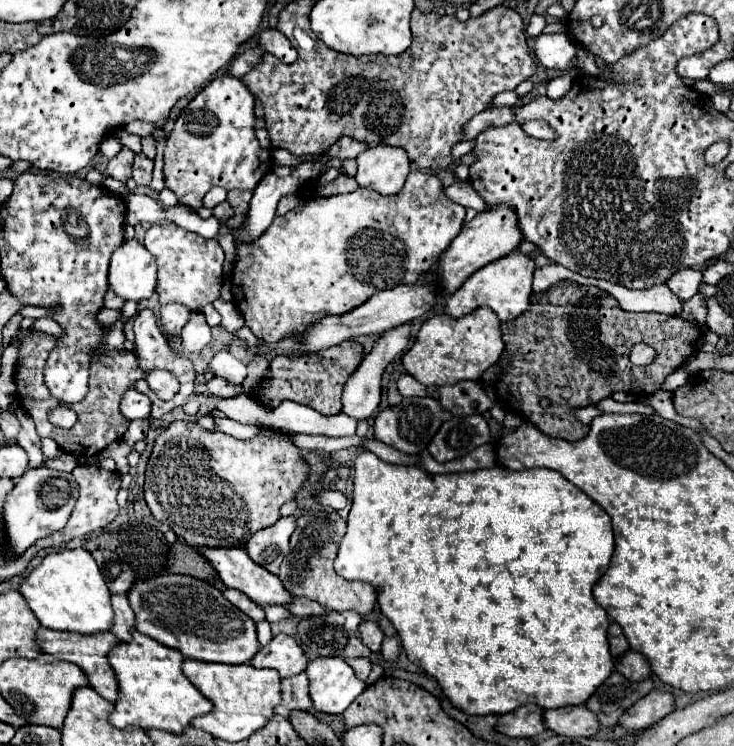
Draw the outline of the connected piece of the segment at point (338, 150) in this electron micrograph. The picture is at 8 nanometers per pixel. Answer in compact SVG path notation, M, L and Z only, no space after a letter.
M341 137L333 147L329 147L329 149L325 151L325 157L345 161L345 159L355 159L355 157L357 157L359 153L363 153L365 149L367 149L365 143L353 141L351 137Z

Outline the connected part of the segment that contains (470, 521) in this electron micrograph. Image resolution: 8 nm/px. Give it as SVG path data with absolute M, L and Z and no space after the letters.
M361 451L355 459L355 487L353 505L347 515L347 533L339 543L335 557L335 571L345 579L367 581L377 591L377 603L389 617L407 659L417 663L423 671L437 679L443 693L451 703L467 715L505 715L523 703L535 703L541 709L557 709L565 705L583 705L593 691L613 673L613 657L607 643L607 613L593 599L593 585L601 573L607 571L613 555L613 529L609 515L589 499L581 489L569 483L563 475L551 469L523 469L509 471L505 467L491 467L469 473L447 473L431 475L421 467L389 465L371 451Z

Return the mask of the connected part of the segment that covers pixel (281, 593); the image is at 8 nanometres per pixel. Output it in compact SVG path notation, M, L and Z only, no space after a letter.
M217 547L217 549L197 549L203 559L217 571L217 575L221 577L221 581L227 587L239 589L245 595L249 595L257 605L287 605L291 601L291 595L285 591L281 579L273 573L267 573L263 567L255 565L251 561L251 557L247 557L245 549L241 547Z

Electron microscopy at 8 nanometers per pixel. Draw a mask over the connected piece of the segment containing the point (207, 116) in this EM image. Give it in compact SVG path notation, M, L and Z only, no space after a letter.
M221 75L201 89L181 111L163 149L165 187L177 195L181 205L199 209L205 193L215 185L227 191L253 191L271 171L271 151L261 149L255 137L253 107L255 97L245 83L237 77Z

